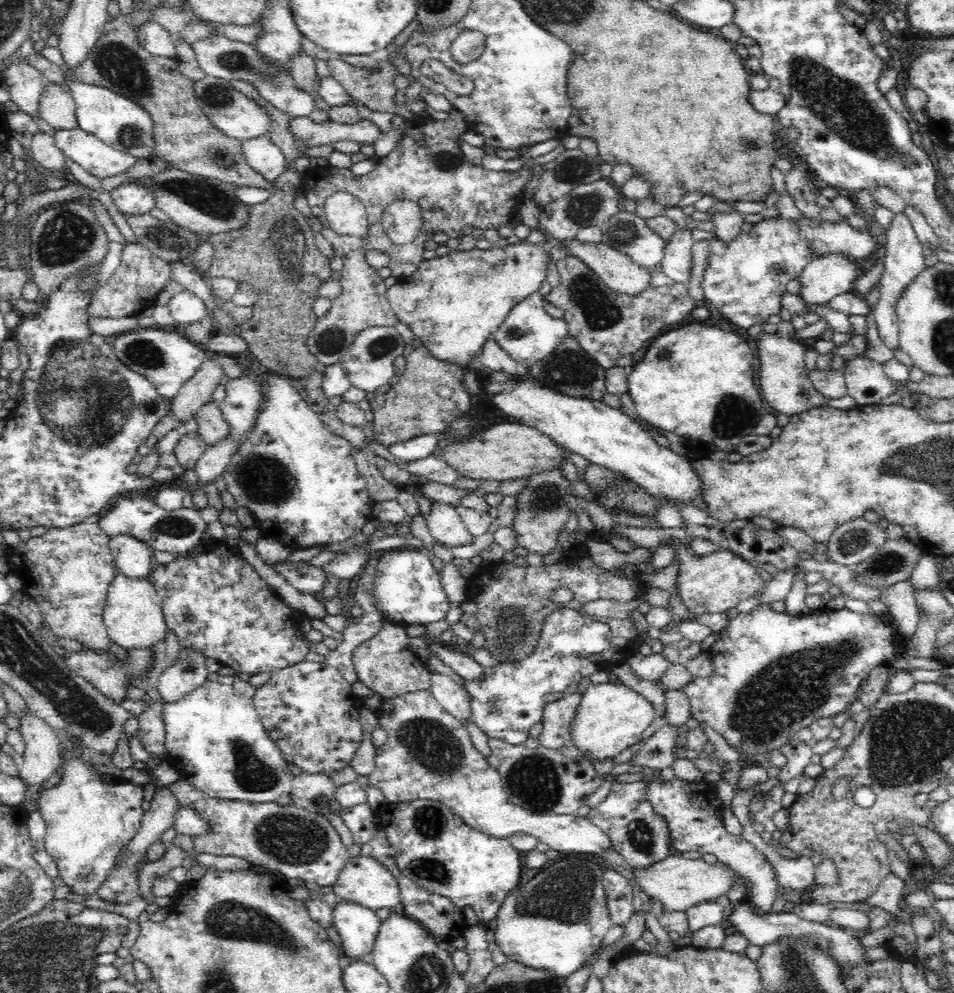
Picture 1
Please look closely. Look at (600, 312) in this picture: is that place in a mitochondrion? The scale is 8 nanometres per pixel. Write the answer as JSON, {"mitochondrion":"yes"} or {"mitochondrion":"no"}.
{"mitochondrion":"yes"}

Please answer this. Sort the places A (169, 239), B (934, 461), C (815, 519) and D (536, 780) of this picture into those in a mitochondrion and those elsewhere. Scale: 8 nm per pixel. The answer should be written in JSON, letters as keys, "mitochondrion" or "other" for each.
{"A":"mitochondrion","B":"mitochondrion","C":"other","D":"mitochondrion"}

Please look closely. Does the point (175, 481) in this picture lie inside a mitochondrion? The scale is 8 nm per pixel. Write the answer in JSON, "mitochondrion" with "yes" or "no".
{"mitochondrion":"no"}

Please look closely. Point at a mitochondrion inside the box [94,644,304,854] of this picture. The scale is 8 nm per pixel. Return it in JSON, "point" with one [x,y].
{"point":[251,773]}

